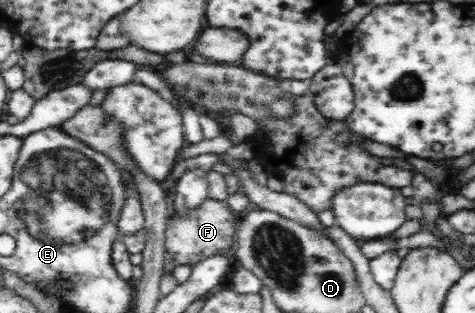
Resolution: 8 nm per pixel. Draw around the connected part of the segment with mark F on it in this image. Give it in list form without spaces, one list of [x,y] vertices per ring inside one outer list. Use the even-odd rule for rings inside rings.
[[[207,198],[201,206],[183,215],[171,212],[165,232],[165,274],[172,275],[181,265],[195,268],[199,261],[215,255],[225,255],[233,261],[238,224],[231,211],[225,200]]]

